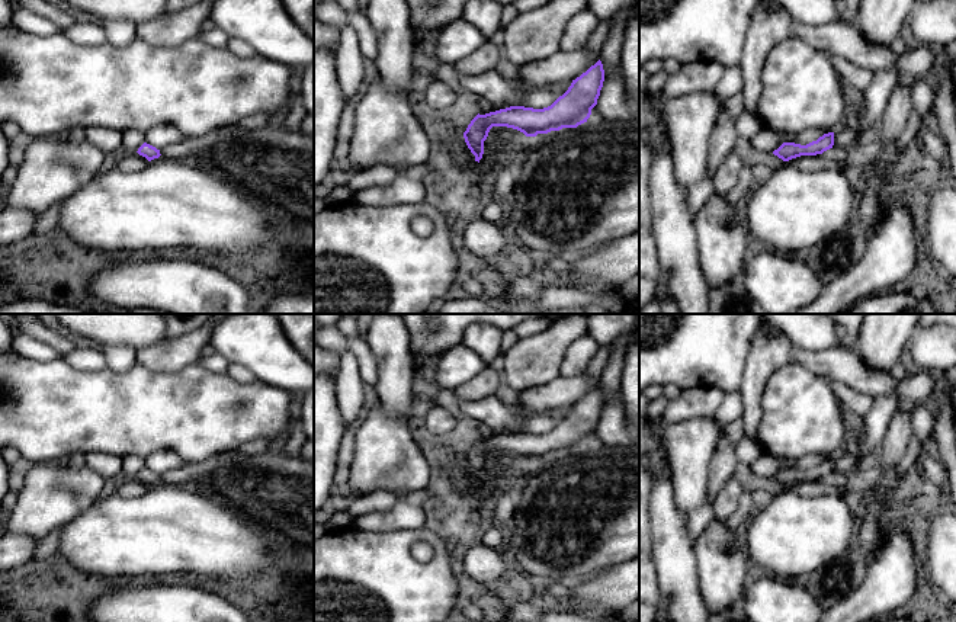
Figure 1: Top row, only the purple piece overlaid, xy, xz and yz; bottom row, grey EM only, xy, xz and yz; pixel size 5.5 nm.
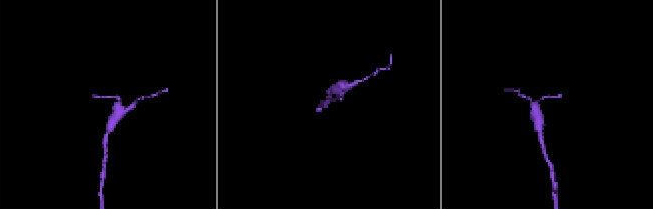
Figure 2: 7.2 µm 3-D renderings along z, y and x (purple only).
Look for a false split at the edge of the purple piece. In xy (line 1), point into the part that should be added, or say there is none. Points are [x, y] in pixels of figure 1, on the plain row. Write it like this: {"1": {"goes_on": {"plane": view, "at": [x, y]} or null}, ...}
{"1": {"goes_on": null}}

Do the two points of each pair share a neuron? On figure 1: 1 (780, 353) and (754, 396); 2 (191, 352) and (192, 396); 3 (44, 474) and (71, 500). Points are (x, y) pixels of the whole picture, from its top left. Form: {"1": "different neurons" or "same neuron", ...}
{"1": "same neuron", "2": "different neurons", "3": "same neuron"}

